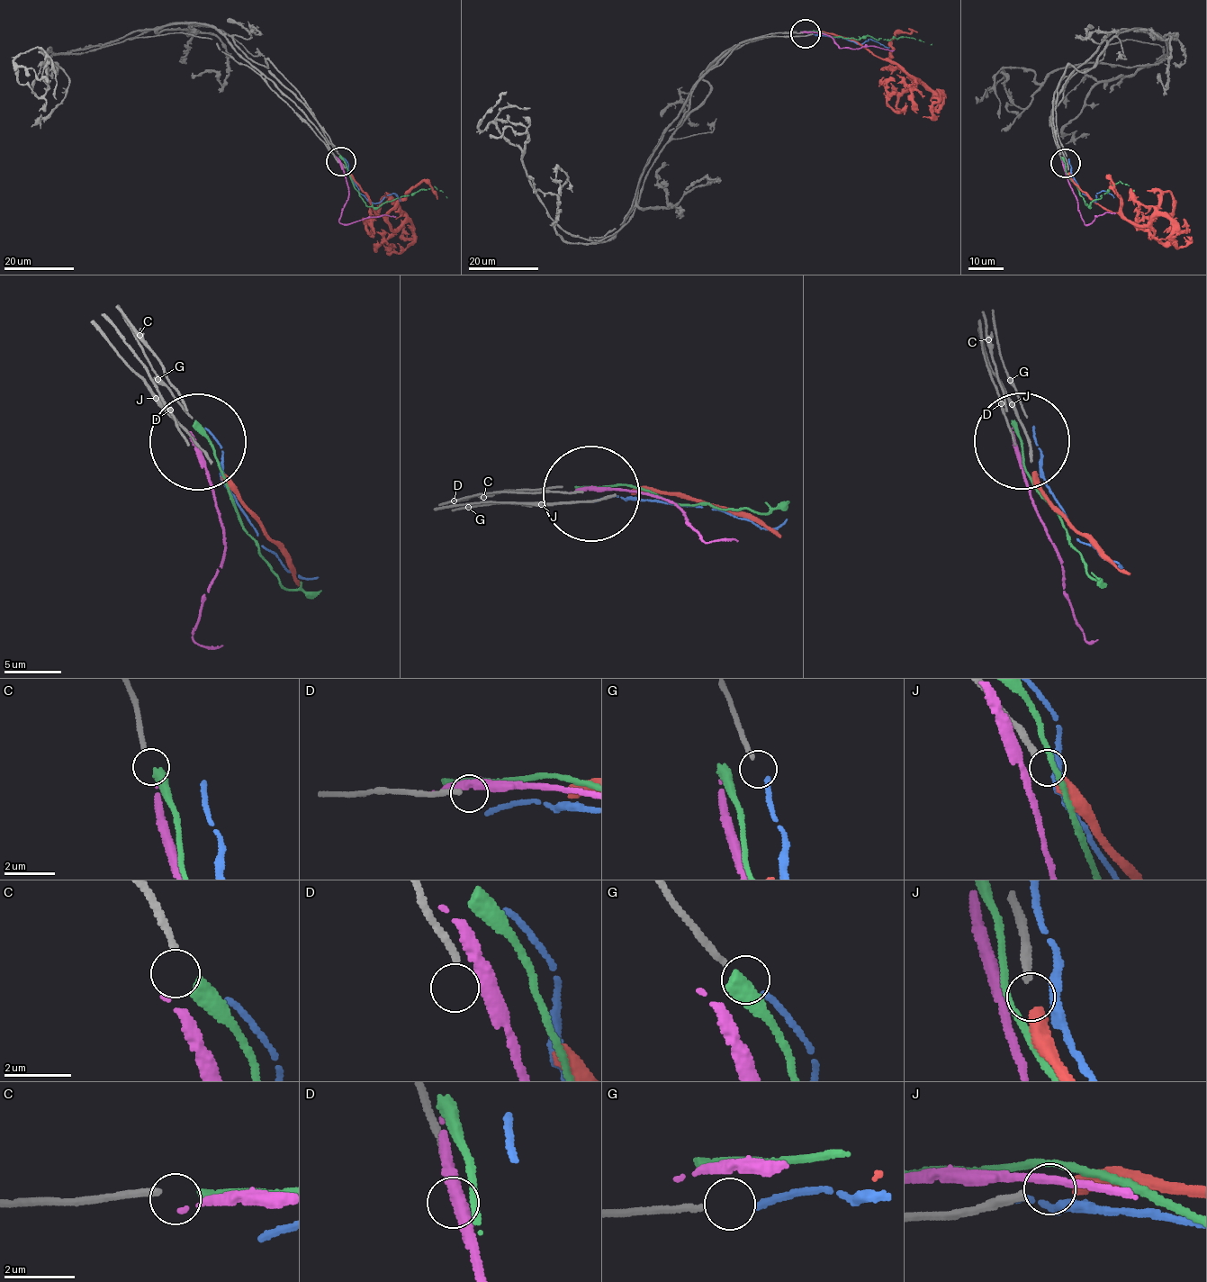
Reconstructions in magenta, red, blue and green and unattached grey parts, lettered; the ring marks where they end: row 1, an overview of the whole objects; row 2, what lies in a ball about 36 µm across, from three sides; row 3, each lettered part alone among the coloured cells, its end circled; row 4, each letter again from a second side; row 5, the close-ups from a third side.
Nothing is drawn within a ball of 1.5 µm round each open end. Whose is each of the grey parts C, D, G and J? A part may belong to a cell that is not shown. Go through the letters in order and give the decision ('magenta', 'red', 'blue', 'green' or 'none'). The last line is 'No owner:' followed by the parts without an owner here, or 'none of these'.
C: green
D: none
G: blue
J: red
No owner: D

